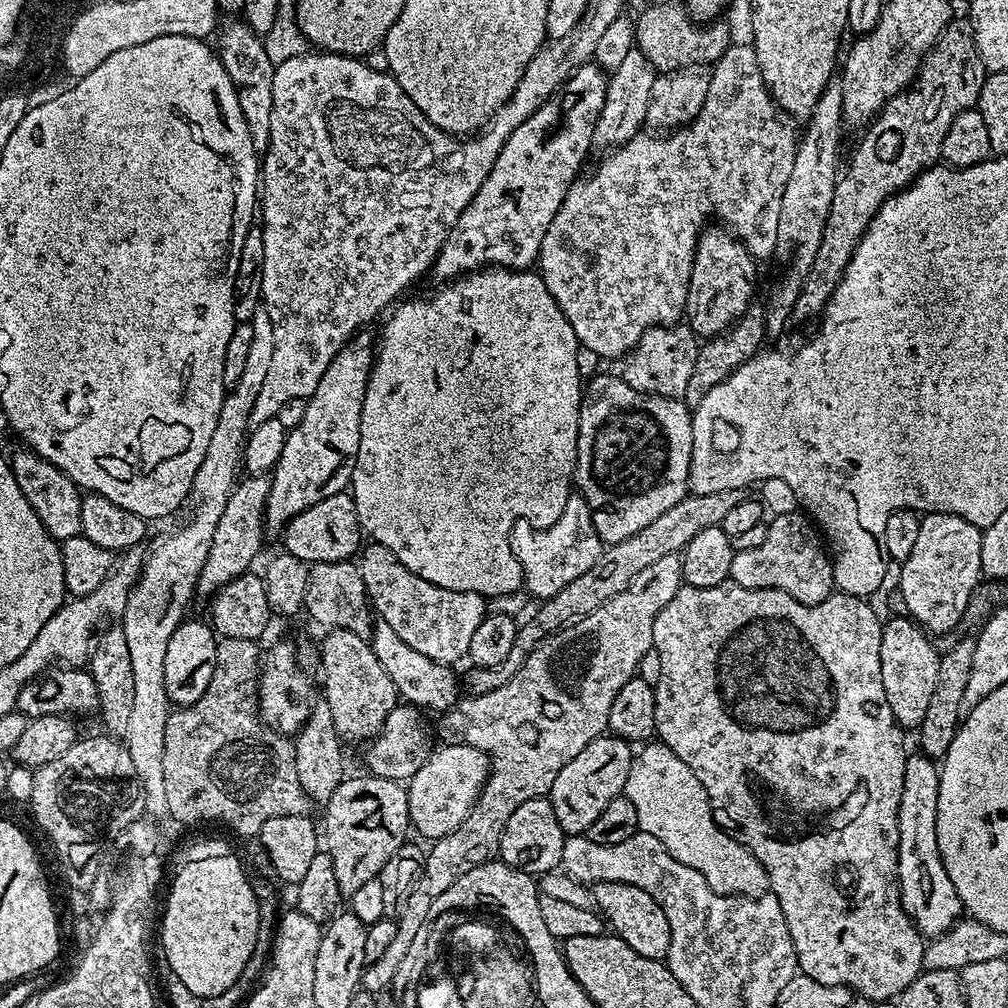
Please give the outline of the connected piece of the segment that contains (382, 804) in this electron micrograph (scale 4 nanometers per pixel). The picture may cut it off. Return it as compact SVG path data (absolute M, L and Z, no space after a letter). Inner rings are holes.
M371 774L363 775L356 778L347 777L331 795L330 802L324 806L326 814L324 826L322 824L322 840L334 862L338 890L344 898L351 898L354 892L361 889L366 882L377 879L382 866L386 866L386 862L394 858L394 854L409 839L408 832L410 833L411 820L407 789L397 780L384 779Z

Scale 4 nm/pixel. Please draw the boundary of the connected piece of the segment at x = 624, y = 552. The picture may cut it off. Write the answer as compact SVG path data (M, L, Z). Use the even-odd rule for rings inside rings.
M742 488L718 490L718 494L689 494L684 497L682 502L678 502L673 508L666 510L666 514L662 514L662 518L654 518L654 522L650 522L650 526L646 526L646 530L638 530L638 534L634 534L622 542L607 545L603 549L601 557L598 558L598 562L595 562L594 566L586 571L586 574L579 575L574 582L570 582L564 589L559 590L556 596L545 599L539 605L541 608L536 613L533 611L527 617L529 620L525 624L523 622L519 625L510 654L499 666L494 666L493 669L473 666L468 668L469 672L462 676L463 691L465 688L468 696L481 696L490 694L490 690L498 690L498 686L510 682L510 678L514 678L514 674L518 674L518 670L522 670L526 658L530 658L530 654L534 654L534 650L543 640L550 638L555 632L577 624L582 618L594 614L594 610L598 610L598 606L610 602L610 598L614 598L614 594L622 594L622 590L626 590L626 586L630 586L630 582L634 582L634 577L641 570L646 570L646 566L658 562L658 558L663 558L665 554L683 553L684 547L690 542L690 538L694 538L694 534L702 534L702 530L719 528L722 518L726 518L728 511L734 506L738 506L738 502L742 502L745 498L746 492Z

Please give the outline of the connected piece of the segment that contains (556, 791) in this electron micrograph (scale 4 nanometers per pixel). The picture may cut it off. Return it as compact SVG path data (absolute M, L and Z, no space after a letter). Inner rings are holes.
M605 734L594 738L578 754L578 758L570 758L562 770L558 770L558 778L554 778L554 786L548 791L547 799L554 806L554 818L558 818L558 826L568 836L583 836L594 826L598 814L606 810L614 798L618 798L626 786L626 778L630 774L634 748L621 736Z

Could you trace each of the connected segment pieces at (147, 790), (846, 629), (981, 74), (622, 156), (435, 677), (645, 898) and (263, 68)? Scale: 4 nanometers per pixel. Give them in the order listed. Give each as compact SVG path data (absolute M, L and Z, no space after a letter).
M261 306L254 310L251 318L254 330L254 342L250 342L250 354L246 354L246 366L242 369L242 378L233 385L225 395L222 410L218 418L218 426L214 426L214 434L210 434L210 446L206 446L206 458L202 458L202 466L198 466L198 474L194 474L194 482L190 493L196 499L196 509L192 517L177 532L164 536L156 544L156 549L147 553L144 571L140 573L140 581L136 583L128 605L122 617L127 649L130 650L131 669L134 670L134 706L130 711L130 724L122 743L128 749L130 759L134 761L134 770L138 770L140 791L144 797L143 811L149 817L162 818L168 816L166 802L166 774L162 770L162 754L166 746L166 718L170 711L170 701L166 694L164 671L166 670L166 646L170 643L170 634L185 619L188 603L197 595L196 583L202 574L202 566L206 566L206 554L210 554L210 542L214 538L214 530L218 526L218 518L222 518L222 510L226 510L226 502L230 498L238 475L242 468L244 441L250 431L250 421L254 410L254 401L258 398L258 390L266 379L266 370L270 366L270 358L274 354L274 326L270 326L270 314Z
M725 582L718 586L706 586L705 588L681 586L678 594L674 594L674 598L670 598L670 602L666 602L666 606L662 606L658 618L654 618L654 638L652 639L653 649L662 662L660 677L654 686L656 689L654 722L656 723L656 736L659 743L670 746L670 750L674 750L674 754L678 754L678 758L682 758L682 762L686 762L686 766L690 766L690 770L698 778L698 782L702 782L712 807L712 817L716 825L728 833L729 836L739 840L749 852L754 854L754 858L758 858L758 862L766 870L771 895L776 896L782 906L782 912L790 930L790 938L794 942L797 969L803 975L814 978L814 982L822 982L822 986L851 988L857 997L865 996L869 1002L878 1000L895 1001L896 997L902 994L902 990L906 990L906 986L910 986L910 982L914 982L914 978L918 978L920 973L925 971L923 954L926 945L925 937L921 936L920 931L913 926L912 919L906 914L900 897L900 879L898 878L898 802L902 802L902 778L906 778L906 762L908 761L909 753L907 751L904 752L905 733L894 718L890 702L886 702L886 690L882 690L880 651L882 650L884 624L876 616L879 616L877 609L873 608L867 599L859 596L833 594L817 604L803 604L792 597L791 592L783 592L777 588L747 588L741 584L733 584L731 582Z
M959 18L949 20L944 27L944 33L936 37L935 44L925 55L915 80L905 91L888 100L879 116L867 125L863 133L865 136L861 138L860 145L853 150L852 157L849 160L847 157L846 167L834 186L834 202L830 202L830 214L822 230L822 242L818 246L818 254L814 254L814 262L804 275L804 285L800 287L800 297L792 308L793 321L808 320L811 316L816 318L823 313L829 298L843 278L860 239L866 234L870 222L878 214L880 207L940 160L942 142L946 142L950 122L954 122L954 118L958 118L958 114L962 114L966 109L979 105L986 69L976 45L975 35L972 33L972 25L967 19L964 20Z
M733 42L726 50L726 54L722 54L720 61L711 69L711 73L710 86L706 90L706 102L689 124L684 125L682 130L672 130L667 134L653 134L651 131L641 130L620 147L611 149L605 155L608 157L589 176L581 175L572 183L558 214L554 214L554 222L550 222L550 230L546 230L546 238L542 238L538 272L546 282L546 290L550 290L554 302L558 302L562 314L566 314L579 347L594 350L594 354L598 354L605 361L619 361L623 358L640 341L642 334L646 334L648 328L671 326L685 315L696 245L700 243L700 234L711 221L708 220L711 216L717 216L720 219L717 221L721 225L731 229L736 239L746 246L746 250L752 256L763 258L777 251L778 214L782 210L782 194L786 190L786 182L790 182L790 170L794 170L797 133L792 133L793 125L781 115L776 101L768 93L768 87L762 78L762 70L758 66L756 51L752 49L751 43Z
M377 619L372 626L370 643L378 662L382 662L382 670L390 674L390 682L394 682L397 693L407 703L416 705L421 710L440 708L447 710L457 703L458 676L452 673L453 669L446 664L439 664L436 660L426 658L426 654L418 654L398 638L398 633L390 626L390 622Z
M604 878L601 884L591 885L592 899L595 907L604 917L607 927L620 937L630 950L638 950L642 958L654 958L667 961L668 951L672 945L670 922L666 922L666 910L644 888L626 882Z
M228 18L218 30L218 46L216 45L218 55L223 68L227 70L227 76L231 78L231 82L237 88L239 94L239 105L242 109L242 116L246 118L246 128L250 133L251 141L258 154L262 154L269 146L270 140L270 117L271 107L273 106L273 84L275 59L272 60L267 48L264 46L265 41L259 37L255 31L247 23L240 18Z

